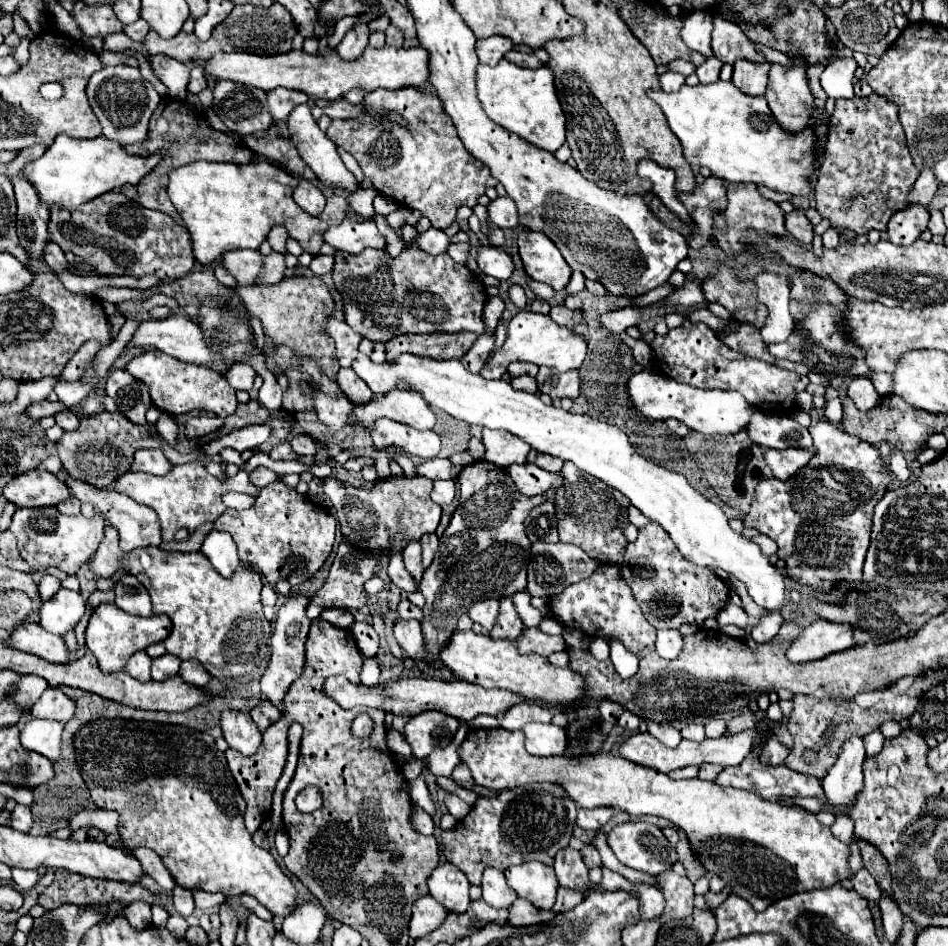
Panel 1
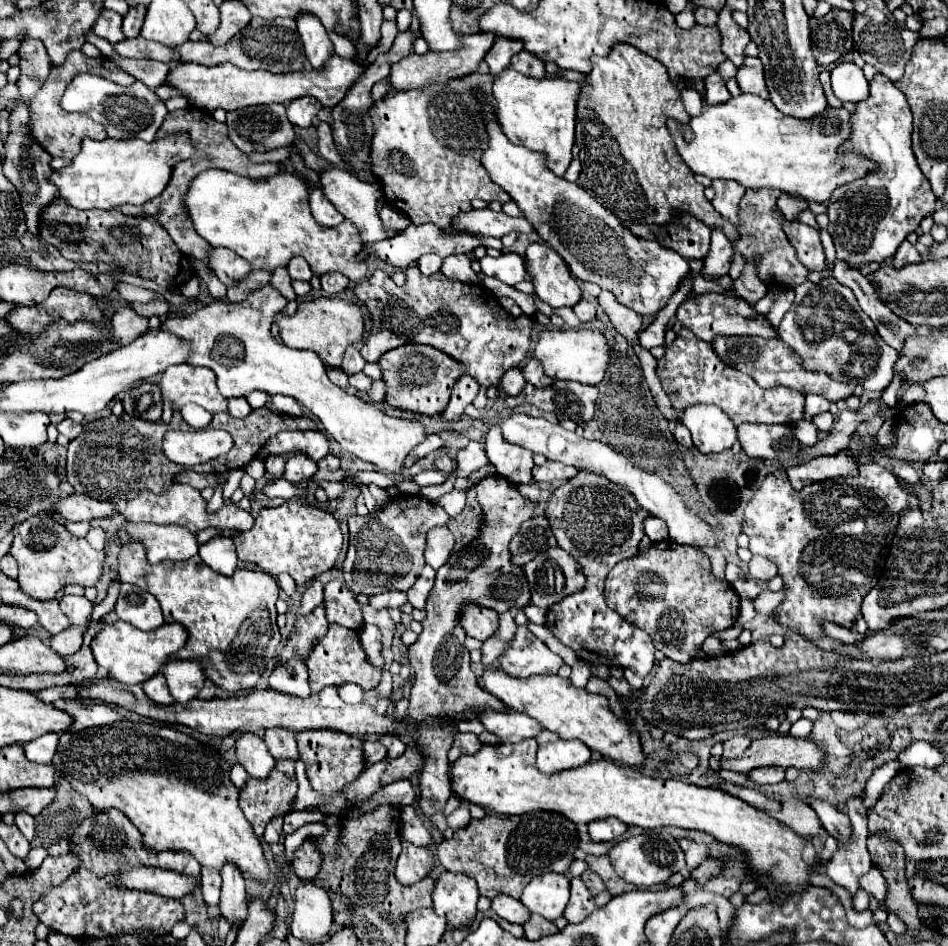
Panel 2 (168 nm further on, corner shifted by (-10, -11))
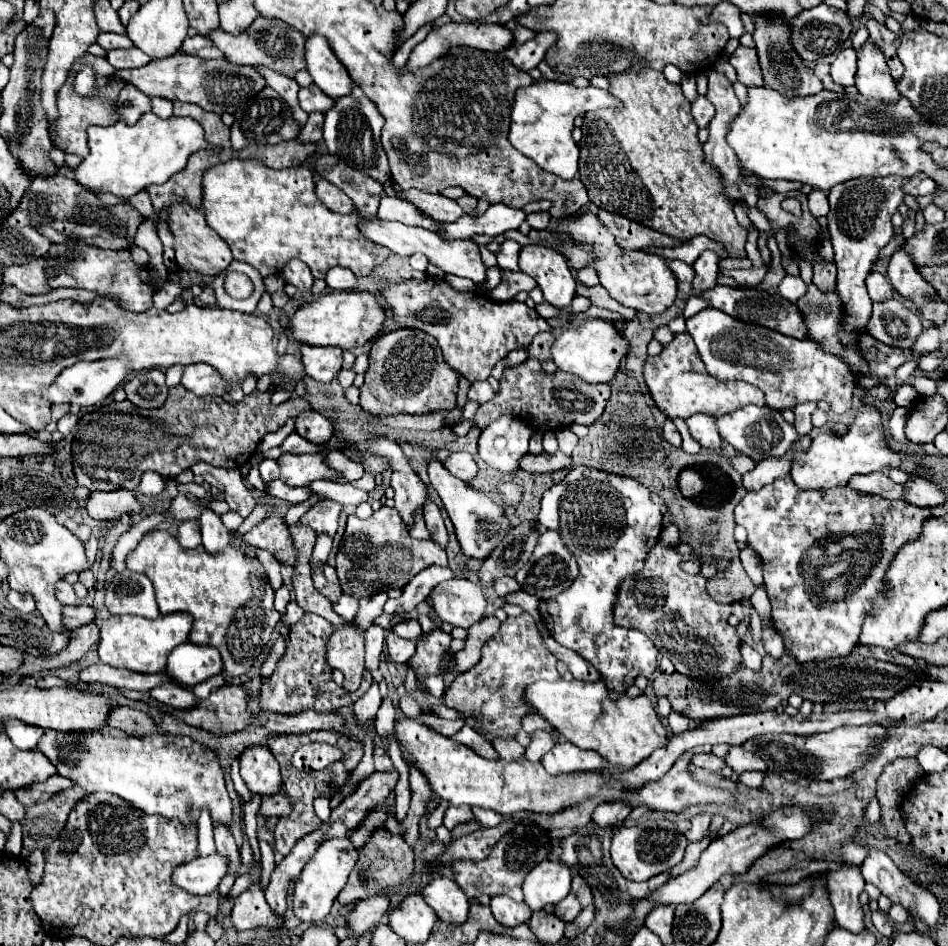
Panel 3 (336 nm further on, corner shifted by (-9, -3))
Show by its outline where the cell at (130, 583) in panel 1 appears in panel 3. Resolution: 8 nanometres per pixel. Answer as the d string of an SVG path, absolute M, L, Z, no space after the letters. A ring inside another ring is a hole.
M124 571L106 587L106 607L112 615L138 615L144 619L158 619L158 603L152 581L134 571Z

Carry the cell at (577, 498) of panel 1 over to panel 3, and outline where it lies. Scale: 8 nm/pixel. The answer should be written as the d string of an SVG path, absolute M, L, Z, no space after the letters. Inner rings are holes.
M574 467L574 469L570 469L568 475L566 475L560 483L552 485L552 487L544 493L544 497L542 497L542 507L540 507L540 513L538 513L538 521L540 521L540 525L546 527L546 529L556 531L556 533L562 537L562 541L566 543L568 551L576 557L578 567L580 567L580 575L576 577L576 581L574 581L574 583L572 583L564 593L560 593L560 595L556 595L556 597L552 597L552 599L540 601L540 617L542 617L542 623L546 625L548 633L550 633L550 635L560 643L560 645L564 645L564 647L576 651L580 657L584 657L588 663L592 663L592 665L602 673L602 679L606 681L608 689L614 691L612 697L616 697L616 693L622 693L622 691L626 691L630 685L634 685L634 679L636 679L638 675L646 675L646 677L650 677L650 675L654 675L654 671L658 669L658 657L656 657L656 655L658 655L658 649L654 647L654 643L652 643L652 641L650 641L642 631L626 629L626 627L618 627L618 625L614 625L612 605L616 603L616 589L618 589L620 581L622 581L626 575L632 575L632 573L640 571L642 565L644 565L644 557L648 555L648 549L652 549L652 545L658 543L658 535L660 535L660 529L662 529L662 517L664 517L666 511L668 511L668 509L666 509L664 501L662 501L660 497L652 495L648 487L640 485L638 481L634 481L634 479L630 479L630 477L612 475L612 473L606 473L606 471L598 471L598 469L594 469L594 467Z

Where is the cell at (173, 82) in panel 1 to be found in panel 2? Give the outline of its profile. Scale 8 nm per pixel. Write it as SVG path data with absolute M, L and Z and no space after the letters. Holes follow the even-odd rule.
M113 57L111 61L119 69L123 69L131 77L135 77L137 81L143 81L149 89L163 85L167 79L167 73L169 73L167 63L159 63L159 61L151 61L151 59L125 59L125 57L119 59L119 57Z

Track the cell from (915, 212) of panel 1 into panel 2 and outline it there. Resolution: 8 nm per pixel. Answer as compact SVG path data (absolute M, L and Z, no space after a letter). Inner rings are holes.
M903 241L895 253L895 263L893 267L895 269L901 269L905 265L911 265L911 263L919 263L921 261L921 255L915 251L915 245L911 245L909 241Z

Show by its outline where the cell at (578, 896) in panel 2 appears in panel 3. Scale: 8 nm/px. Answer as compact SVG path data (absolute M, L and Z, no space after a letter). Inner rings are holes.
M570 893L570 895L566 895L566 897L556 905L554 915L560 917L562 921L570 923L570 921L574 921L574 919L580 915L580 911L582 911L582 905L580 905L578 897L576 897L574 893Z

